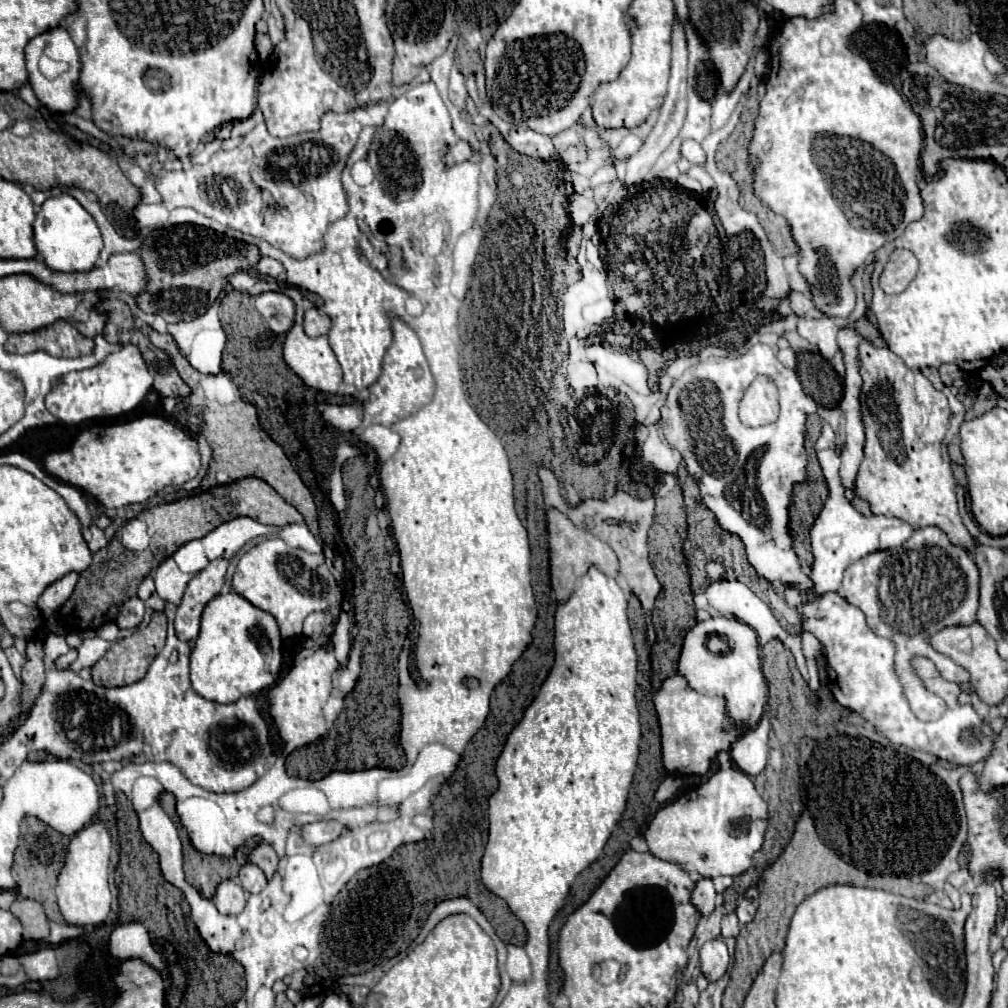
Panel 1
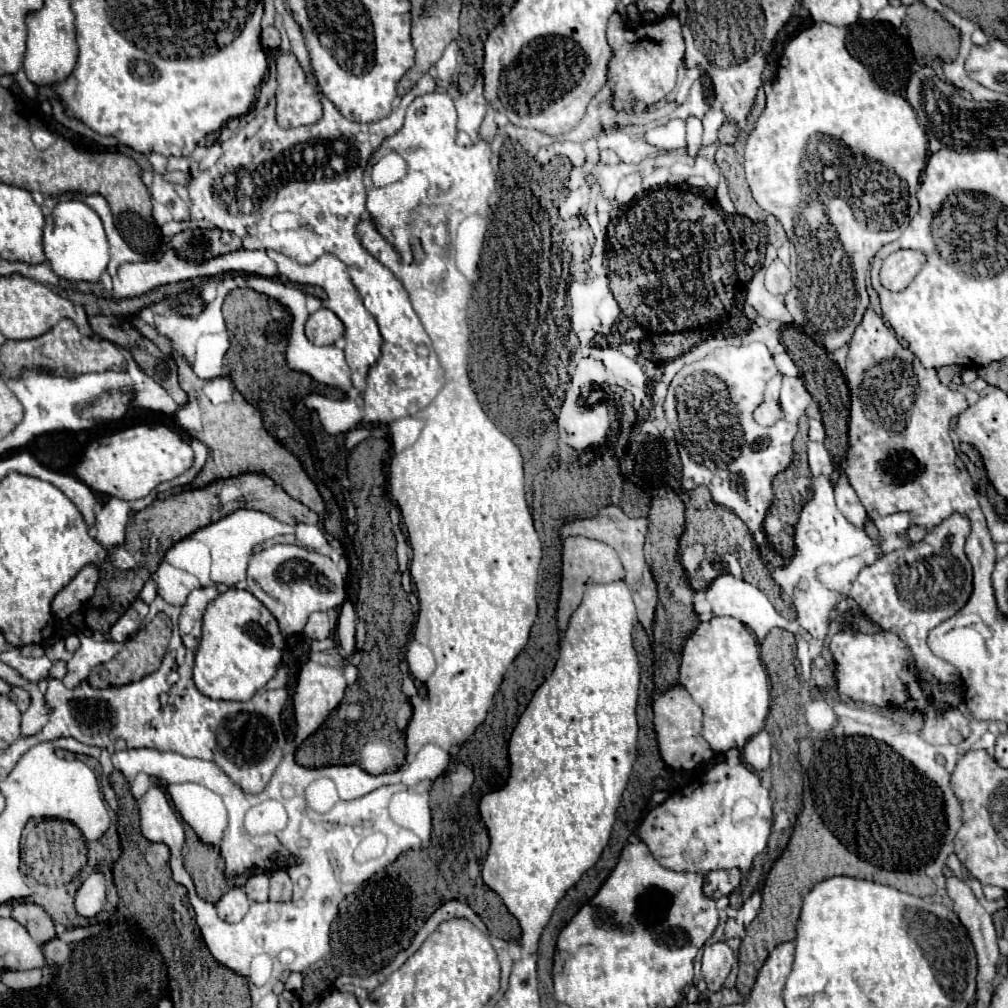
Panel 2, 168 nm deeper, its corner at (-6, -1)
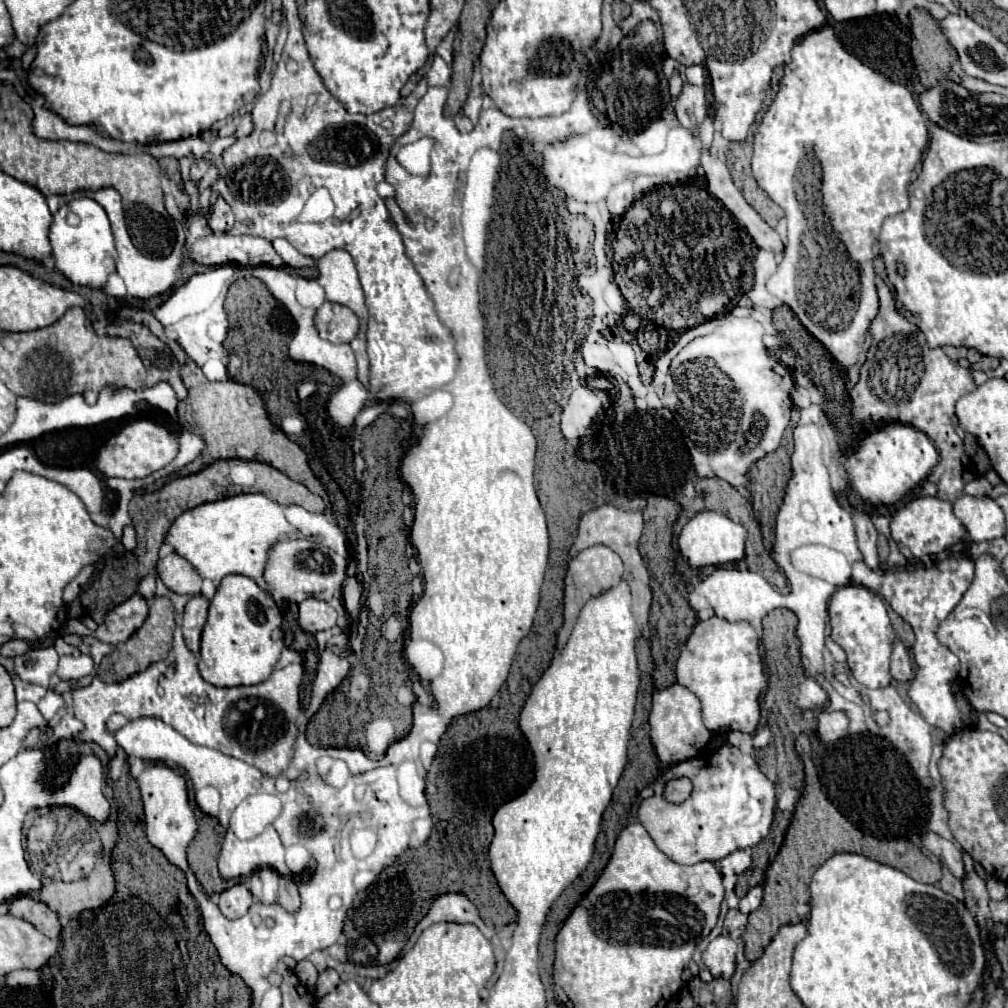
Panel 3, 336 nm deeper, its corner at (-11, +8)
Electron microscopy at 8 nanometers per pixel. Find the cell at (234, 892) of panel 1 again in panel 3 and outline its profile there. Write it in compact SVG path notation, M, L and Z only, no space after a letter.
M234 884L232 888L228 888L220 894L218 906L220 906L224 916L240 918L248 912L252 902L254 902L254 898L252 898L252 892L248 892L248 886L246 884Z

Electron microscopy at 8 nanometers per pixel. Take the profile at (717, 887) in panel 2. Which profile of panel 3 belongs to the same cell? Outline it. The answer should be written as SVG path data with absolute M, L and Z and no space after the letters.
M738 850L738 852L732 852L730 856L726 856L724 860L718 862L720 866L720 872L722 876L726 874L742 874L748 866L750 866L750 850Z

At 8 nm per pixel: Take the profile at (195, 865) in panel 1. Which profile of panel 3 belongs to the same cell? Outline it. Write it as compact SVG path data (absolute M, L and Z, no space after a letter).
M198 808L196 818L200 820L200 832L196 832L192 844L188 846L188 864L194 870L204 892L210 896L226 888L226 880L218 874L216 866L226 830L220 826L218 820L202 814Z

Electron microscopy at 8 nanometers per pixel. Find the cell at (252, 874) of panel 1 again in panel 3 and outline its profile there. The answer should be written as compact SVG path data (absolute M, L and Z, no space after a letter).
M260 868L250 876L250 892L264 904L276 902L280 874L272 868Z

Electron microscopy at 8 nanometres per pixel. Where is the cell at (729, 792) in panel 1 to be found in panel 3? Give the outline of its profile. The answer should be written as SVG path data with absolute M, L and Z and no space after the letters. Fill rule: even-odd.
M724 746L708 760L686 760L662 774L654 782L654 796L640 804L638 820L670 860L698 864L704 860L718 862L740 848L756 846L770 832L774 808L774 784L760 772L756 760L734 746ZM680 776L690 778L694 788L690 798L672 804L662 796L664 784Z

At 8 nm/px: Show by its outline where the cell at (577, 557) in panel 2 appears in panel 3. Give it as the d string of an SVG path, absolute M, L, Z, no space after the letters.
M604 544L586 548L584 552L580 552L578 556L574 556L570 560L568 574L566 574L566 588L564 588L564 626L558 632L558 650L566 646L584 602L608 588L614 588L622 580L622 570L624 570L624 564L622 564L620 556L616 556L616 552L612 552L612 548L604 548Z

